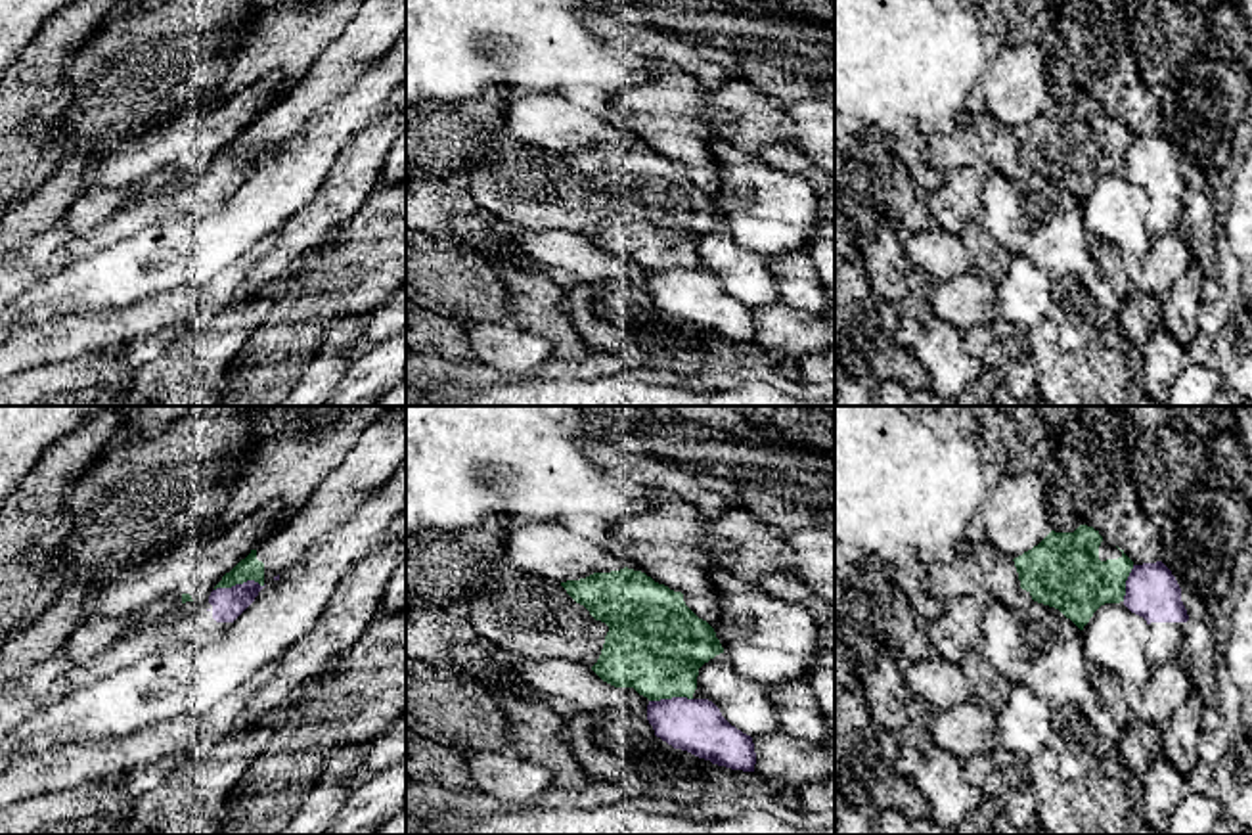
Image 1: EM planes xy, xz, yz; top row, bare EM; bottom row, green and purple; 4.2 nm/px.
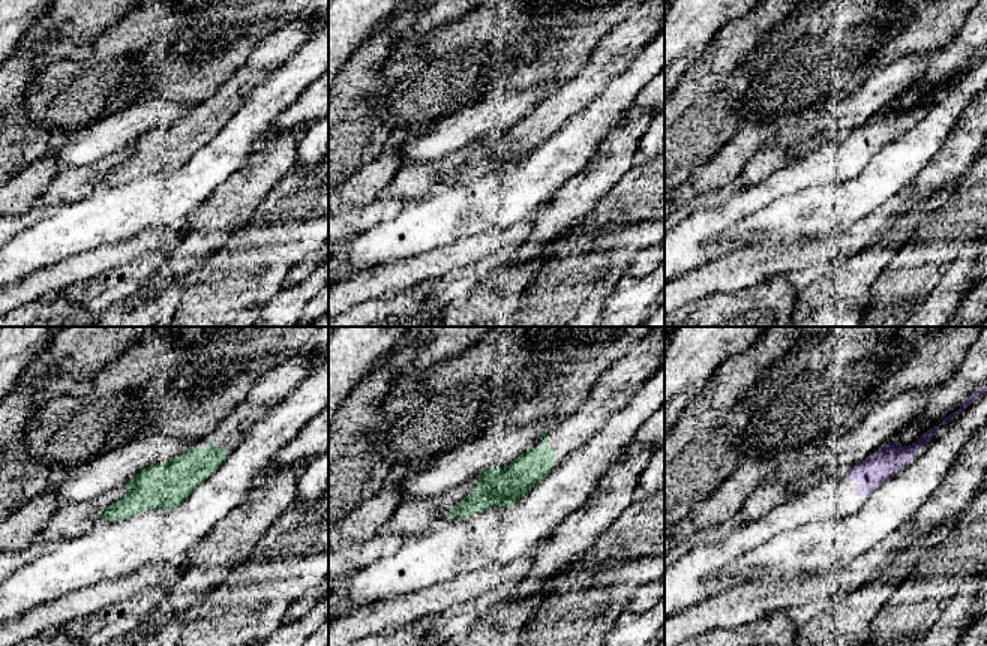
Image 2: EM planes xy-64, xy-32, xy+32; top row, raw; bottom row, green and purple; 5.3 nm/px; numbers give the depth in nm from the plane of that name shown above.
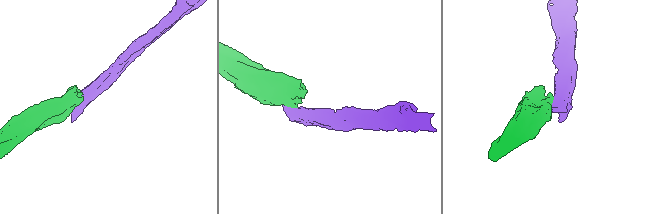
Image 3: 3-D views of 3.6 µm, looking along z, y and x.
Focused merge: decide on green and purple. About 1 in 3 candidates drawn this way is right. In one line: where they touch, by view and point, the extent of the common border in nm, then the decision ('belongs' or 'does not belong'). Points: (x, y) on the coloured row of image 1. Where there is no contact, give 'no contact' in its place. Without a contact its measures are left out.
xy (240, 583) | 220 nm | does not belong

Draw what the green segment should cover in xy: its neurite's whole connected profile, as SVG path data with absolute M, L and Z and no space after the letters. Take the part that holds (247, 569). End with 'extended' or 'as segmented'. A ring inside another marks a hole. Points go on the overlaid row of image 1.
M391 406L362 433L345 460L316 485L297 513L270 530L214 590L247 580L270 584L352 515L377 486L387 483L404 458L406 406Z; extended

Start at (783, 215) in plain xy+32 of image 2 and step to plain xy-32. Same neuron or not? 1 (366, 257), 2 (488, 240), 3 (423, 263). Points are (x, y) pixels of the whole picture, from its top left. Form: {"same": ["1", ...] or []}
{"same": ["1"]}

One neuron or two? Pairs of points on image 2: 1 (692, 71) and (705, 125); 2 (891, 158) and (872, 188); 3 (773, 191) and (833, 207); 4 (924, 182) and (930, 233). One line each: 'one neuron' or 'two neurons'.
1: one neuron
2: one neuron
3: two neurons
4: two neurons

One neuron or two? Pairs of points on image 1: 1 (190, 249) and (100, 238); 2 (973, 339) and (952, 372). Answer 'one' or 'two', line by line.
1: two
2: two

